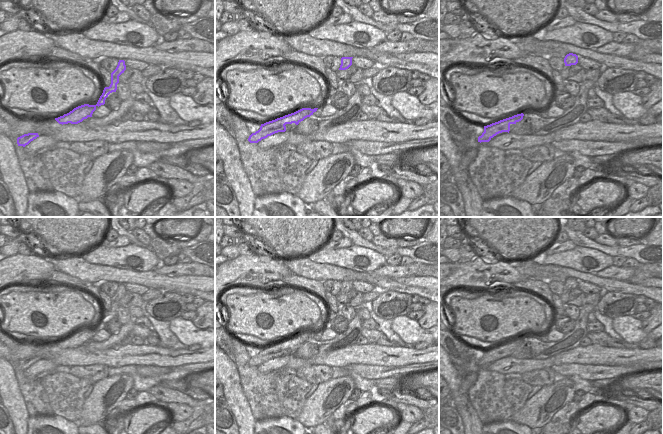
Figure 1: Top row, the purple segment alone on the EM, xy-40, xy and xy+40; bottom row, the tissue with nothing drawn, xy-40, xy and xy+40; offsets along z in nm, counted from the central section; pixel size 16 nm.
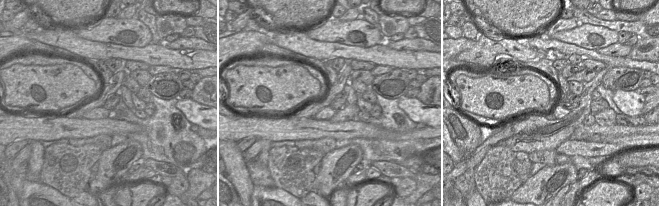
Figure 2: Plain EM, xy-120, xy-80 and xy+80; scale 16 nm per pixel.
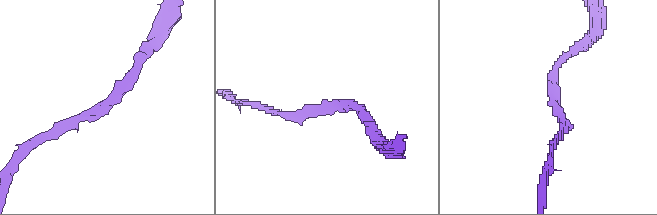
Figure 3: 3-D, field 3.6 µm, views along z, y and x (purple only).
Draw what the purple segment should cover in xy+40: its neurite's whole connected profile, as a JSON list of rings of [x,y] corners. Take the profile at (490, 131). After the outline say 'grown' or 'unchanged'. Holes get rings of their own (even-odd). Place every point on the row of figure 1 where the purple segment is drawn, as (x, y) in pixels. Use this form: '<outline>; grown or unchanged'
[[[517,114],[512,117],[500,120],[490,125],[484,126],[484,132],[478,137],[478,142],[489,142],[494,136],[502,132],[510,131],[510,125],[516,124],[523,119],[524,114]]]; unchanged

